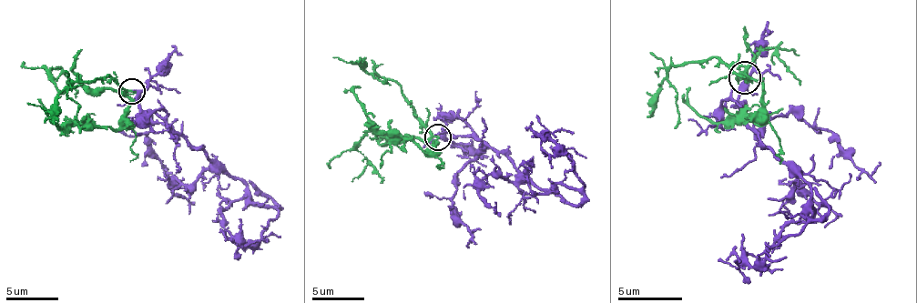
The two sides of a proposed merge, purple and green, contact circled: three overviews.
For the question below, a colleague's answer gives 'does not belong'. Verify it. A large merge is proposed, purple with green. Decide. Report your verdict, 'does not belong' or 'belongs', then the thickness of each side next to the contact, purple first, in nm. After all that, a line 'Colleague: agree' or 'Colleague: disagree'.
belongs; 220 nm thick on the purple side, 170 nm on the other
Colleague: disagree

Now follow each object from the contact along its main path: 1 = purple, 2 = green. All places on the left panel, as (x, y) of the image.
1: (133, 92), (253, 201), (274, 209), (259, 240), (225, 240)
2: (131, 92), (123, 92), (128, 99), (128, 116), (117, 128), (76, 123), (60, 128), (36, 99)

